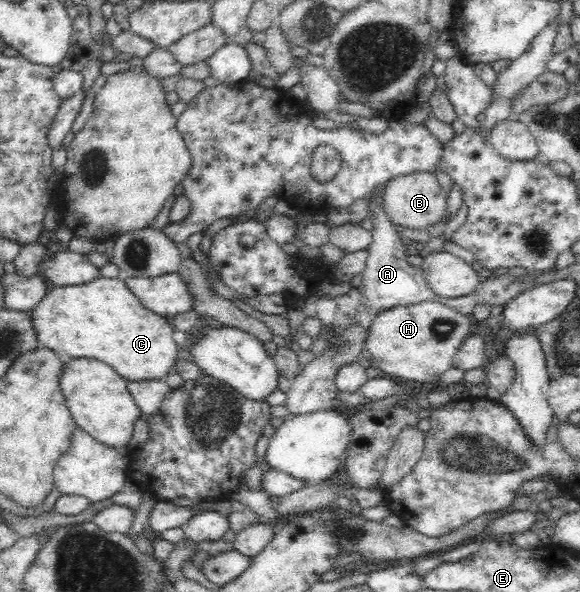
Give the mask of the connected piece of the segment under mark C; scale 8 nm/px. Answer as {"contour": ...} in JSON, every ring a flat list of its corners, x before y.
{"contour":[[100,275,98,278,81,285,72,286,53,286,50,287,48,292,44,295,44,298,39,302,38,306,32,309,31,325,34,327,37,339,42,347,46,347,53,350,55,353,61,355,65,359,74,357,88,357,106,363,111,366,122,378,128,381,141,381,141,380,165,380,169,372,173,372,177,356,179,355,179,346,172,339,172,334,175,331,173,326,166,321,166,317,160,317,160,315,144,308,140,305,139,300,135,297,135,294,126,286,124,277,106,278]]}

